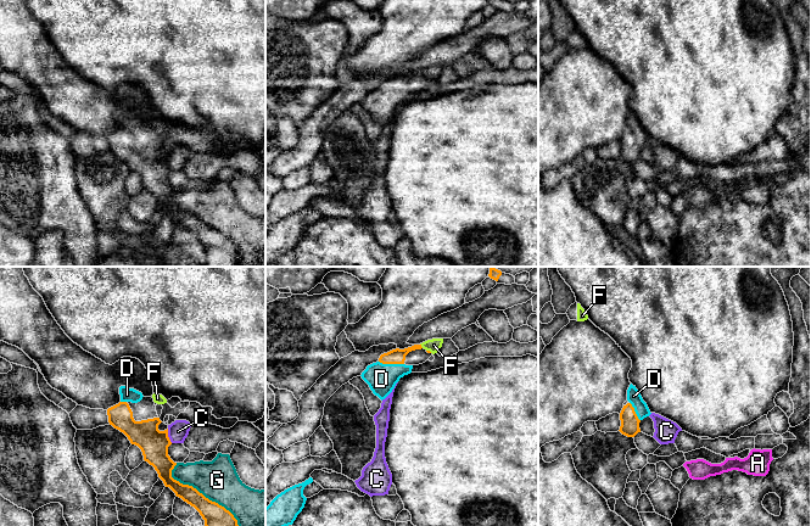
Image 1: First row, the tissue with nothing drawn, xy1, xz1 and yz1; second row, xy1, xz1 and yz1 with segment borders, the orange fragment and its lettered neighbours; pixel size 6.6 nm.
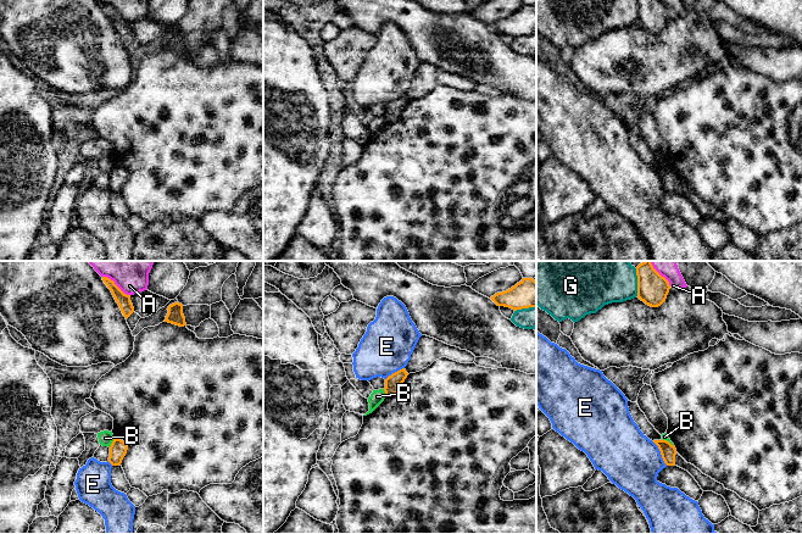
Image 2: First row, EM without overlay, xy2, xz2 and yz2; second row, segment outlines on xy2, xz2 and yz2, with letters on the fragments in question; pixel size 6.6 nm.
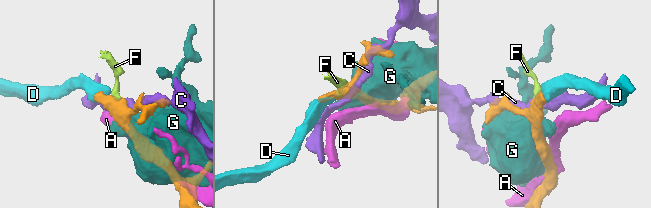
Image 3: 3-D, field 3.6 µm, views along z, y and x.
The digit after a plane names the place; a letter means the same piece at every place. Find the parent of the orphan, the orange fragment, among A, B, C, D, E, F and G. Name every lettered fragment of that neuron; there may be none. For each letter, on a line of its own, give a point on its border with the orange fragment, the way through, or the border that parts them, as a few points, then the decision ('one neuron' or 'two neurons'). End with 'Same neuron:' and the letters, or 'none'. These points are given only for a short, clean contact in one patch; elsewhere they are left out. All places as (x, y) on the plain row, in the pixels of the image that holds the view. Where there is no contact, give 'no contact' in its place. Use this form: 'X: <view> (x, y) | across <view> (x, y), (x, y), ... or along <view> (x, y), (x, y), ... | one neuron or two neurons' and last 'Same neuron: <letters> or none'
A: xy2 (115, 11) | two neurons
B: xy2 (112, 170) | along xy2 (115, 165), (109, 173) | two neurons
C: xy1 (167, 163) | two neurons
D: xz1 (391, 90) | across xz1 (397, 83), (391, 90), (381, 106) | one neuron
E: yz2 (661, 181) | two neurons
F: xz1 (420, 73) | along xz1 (420, 71), (423, 74) | two neurons
G: xy1 (207, 225) | two neurons
Same neuron: D

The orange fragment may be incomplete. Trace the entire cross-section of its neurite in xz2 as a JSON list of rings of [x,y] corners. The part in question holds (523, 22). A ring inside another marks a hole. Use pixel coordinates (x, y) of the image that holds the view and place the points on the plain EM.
[[[523,5],[511,16],[491,23],[497,33],[509,34],[514,38],[536,34],[536,9],[533,5]]]

